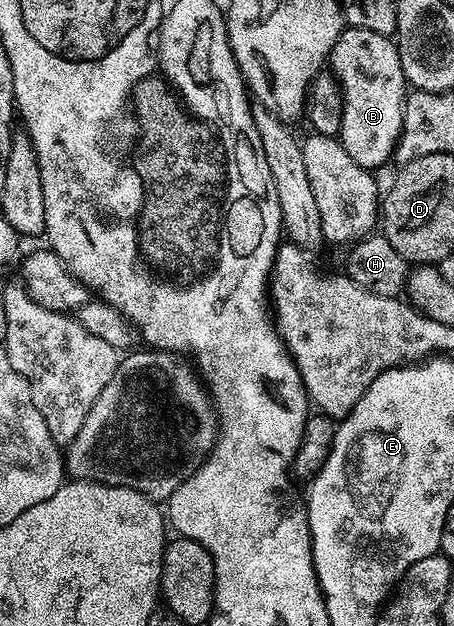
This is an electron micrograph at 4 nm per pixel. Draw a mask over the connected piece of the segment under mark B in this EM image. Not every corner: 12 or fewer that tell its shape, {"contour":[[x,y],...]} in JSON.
{"contour":[[347,26],[329,70],[337,137],[367,170],[392,161],[409,87],[398,45]]}

